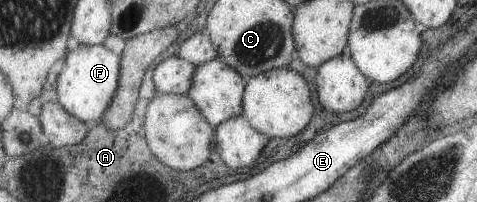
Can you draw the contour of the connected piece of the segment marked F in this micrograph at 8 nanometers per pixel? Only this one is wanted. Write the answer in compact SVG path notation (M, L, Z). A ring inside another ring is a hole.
M80 43L77 48L69 50L69 54L64 59L64 66L56 81L59 102L76 117L79 117L87 124L95 125L105 117L109 106L112 105L115 95L118 93L121 78L122 55L116 55L106 45L86 45Z

